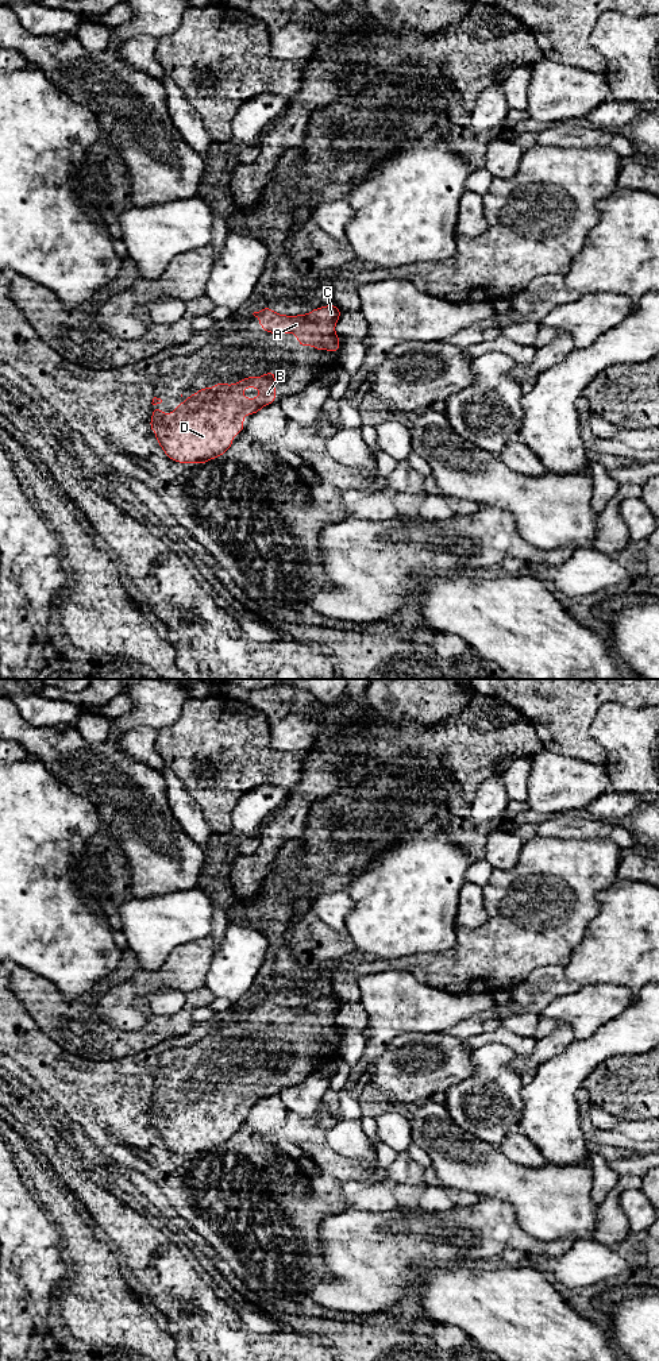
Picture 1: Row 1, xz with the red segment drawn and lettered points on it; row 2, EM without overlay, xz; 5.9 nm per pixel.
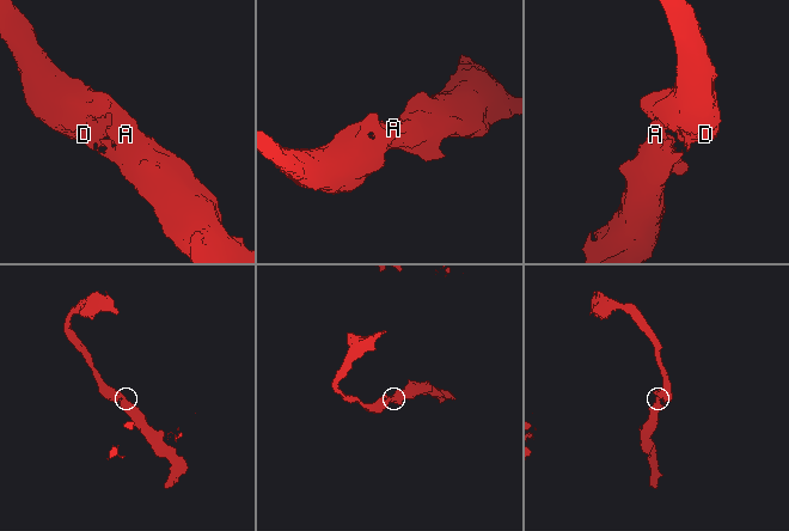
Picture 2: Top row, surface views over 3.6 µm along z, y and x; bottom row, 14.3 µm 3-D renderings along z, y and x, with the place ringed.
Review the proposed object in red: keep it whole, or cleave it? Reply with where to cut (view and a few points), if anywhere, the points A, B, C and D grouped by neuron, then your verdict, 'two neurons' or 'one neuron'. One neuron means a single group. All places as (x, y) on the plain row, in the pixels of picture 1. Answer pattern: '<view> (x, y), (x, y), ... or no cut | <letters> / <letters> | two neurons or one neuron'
no cut | A B C D | one neuron

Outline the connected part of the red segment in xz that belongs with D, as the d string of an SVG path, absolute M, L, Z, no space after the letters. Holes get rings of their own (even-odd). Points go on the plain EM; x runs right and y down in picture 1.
M266 1063L263 1068L244 1068L240 1073L228 1077L217 1073L213 1079L201 1079L189 1090L184 1090L170 1106L165 1106L155 1096L162 1091L153 1090L153 1107L150 1121L155 1123L155 1130L169 1150L177 1154L208 1154L213 1149L220 1149L232 1137L232 1130L239 1122L244 1122L244 1106L255 1106L265 1096L275 1095L275 1064ZM244 1079L258 1079L258 1090L244 1090Z

